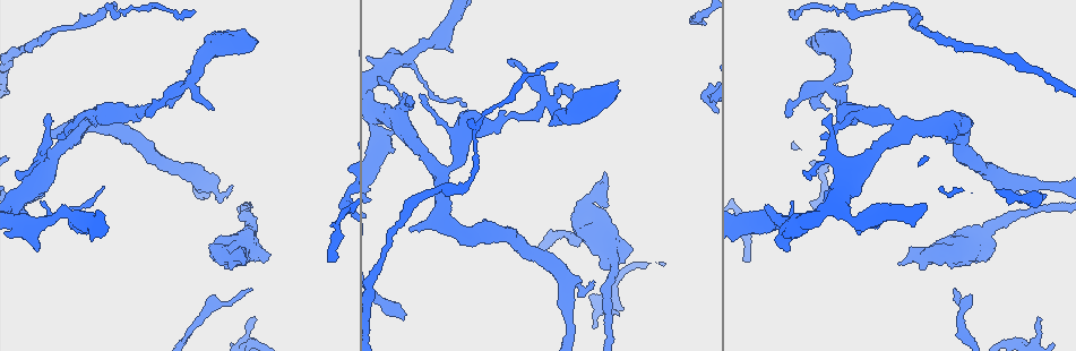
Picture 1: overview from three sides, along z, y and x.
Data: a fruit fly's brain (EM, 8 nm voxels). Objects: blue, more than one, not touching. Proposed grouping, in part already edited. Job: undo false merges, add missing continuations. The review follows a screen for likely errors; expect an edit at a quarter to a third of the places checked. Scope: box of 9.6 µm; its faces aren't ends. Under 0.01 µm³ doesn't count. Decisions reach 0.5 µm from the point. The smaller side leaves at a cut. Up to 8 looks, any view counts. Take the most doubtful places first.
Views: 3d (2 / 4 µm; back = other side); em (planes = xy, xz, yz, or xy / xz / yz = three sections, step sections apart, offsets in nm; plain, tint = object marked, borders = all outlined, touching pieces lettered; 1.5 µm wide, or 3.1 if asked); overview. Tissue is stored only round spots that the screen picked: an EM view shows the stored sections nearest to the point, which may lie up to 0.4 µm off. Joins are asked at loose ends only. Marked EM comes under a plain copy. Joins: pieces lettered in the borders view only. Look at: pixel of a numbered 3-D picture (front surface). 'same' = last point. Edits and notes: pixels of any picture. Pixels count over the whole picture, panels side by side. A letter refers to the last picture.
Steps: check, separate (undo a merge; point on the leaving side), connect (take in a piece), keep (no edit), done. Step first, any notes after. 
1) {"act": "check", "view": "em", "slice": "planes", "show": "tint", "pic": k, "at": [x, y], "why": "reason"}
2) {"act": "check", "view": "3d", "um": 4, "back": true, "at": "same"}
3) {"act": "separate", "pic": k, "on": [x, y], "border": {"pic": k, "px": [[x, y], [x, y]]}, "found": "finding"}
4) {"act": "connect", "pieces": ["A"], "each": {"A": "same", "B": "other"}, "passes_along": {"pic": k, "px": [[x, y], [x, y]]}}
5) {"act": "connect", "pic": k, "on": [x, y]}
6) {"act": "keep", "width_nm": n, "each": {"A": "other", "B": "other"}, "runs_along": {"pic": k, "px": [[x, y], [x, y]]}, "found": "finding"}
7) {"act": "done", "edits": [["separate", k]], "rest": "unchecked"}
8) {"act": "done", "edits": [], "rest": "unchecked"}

{"act": "check", "view": "3d", "um": 2, "pic": 1, "at": [1039, 319], "why": "an open end"}

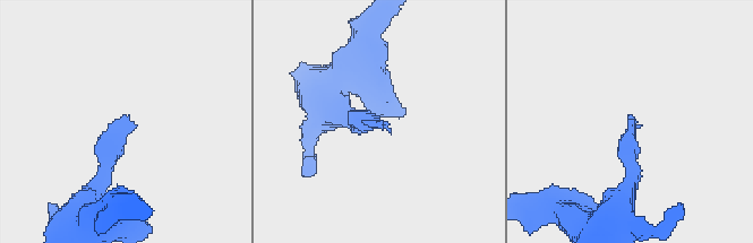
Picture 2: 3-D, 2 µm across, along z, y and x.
{"act": "check", "view": "em", "slice": "xy", "step": 8, "show": "tint", "pic": 2, "at": [375, 122], "why": "shape alone is not enough"}

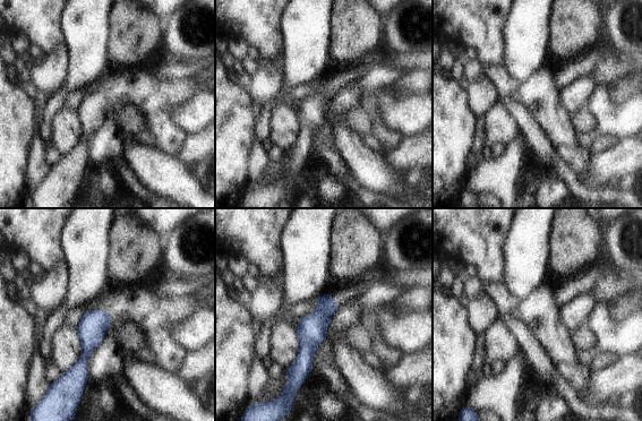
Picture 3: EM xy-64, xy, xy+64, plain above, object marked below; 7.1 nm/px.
{"act": "check", "view": "em", "slice": "xy", "step": 8, "show": "borders", "at": "same"}

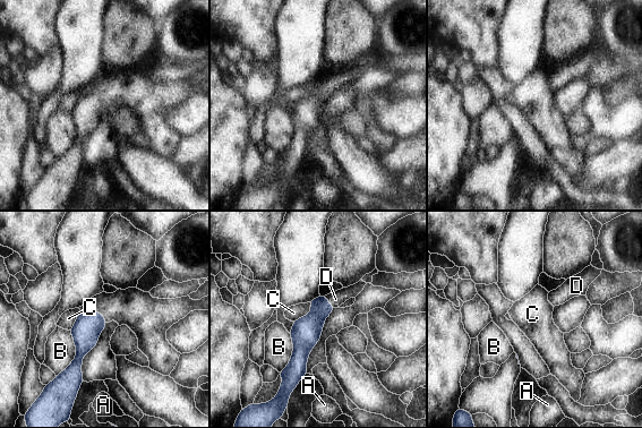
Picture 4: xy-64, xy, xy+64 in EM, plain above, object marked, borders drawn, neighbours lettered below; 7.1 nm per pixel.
{"act": "connect", "pieces": ["D"], "longest_contact_nm": ["B", 340], "each": {"A": "other", "B": "other", "C": "other", "D": "same"}, "passes_along": {"pic": 4, "px": [[307, 330], [328, 302], [335, 299]]}, "found": "it goes on there"}

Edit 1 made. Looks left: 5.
{"act": "check", "view": "em", "slice": "planes", "show": "tint", "pic": 1, "at": [36, 249], "why": "an open end"}

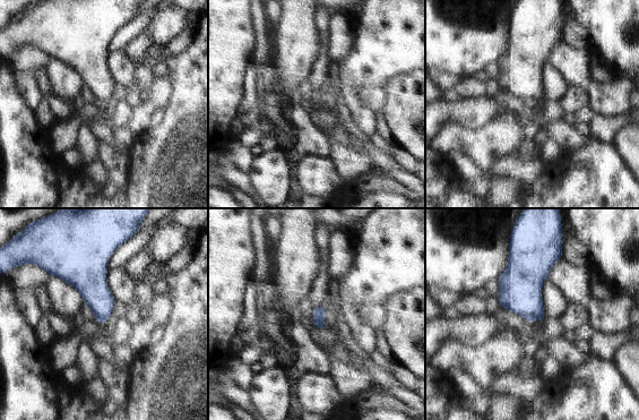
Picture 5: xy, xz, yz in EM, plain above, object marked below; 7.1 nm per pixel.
{"act": "check", "view": "em", "slice": "planes", "show": "borders", "at": "same"}

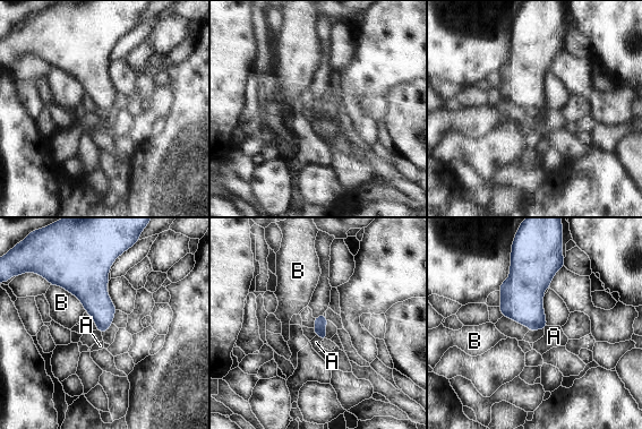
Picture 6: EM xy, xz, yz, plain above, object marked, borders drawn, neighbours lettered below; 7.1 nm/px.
{"act": "keep", "longest_contact_nm": ["B", 320], "each": {"A": "other", "B": "other"}, "found": "no lettered piece goes on from it"}

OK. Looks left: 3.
{"act": "check", "view": "em", "slice": "planes", "show": "borders", "pic": 1, "at": [955, 289], "why": "tapers out"}

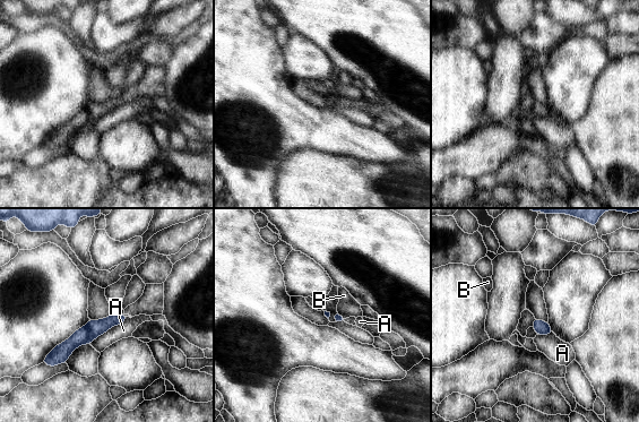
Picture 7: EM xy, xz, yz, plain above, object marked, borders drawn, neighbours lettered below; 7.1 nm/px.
{"act": "keep", "each": {"A": "other", "B": "other"}, "border": {"pic": 7, "px": [[126, 316], [89, 343]]}, "found": "no lettered piece goes on from it"}

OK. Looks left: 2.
{"act": "done", "edits": [["connect", 4]], "rest": "unchecked"}

